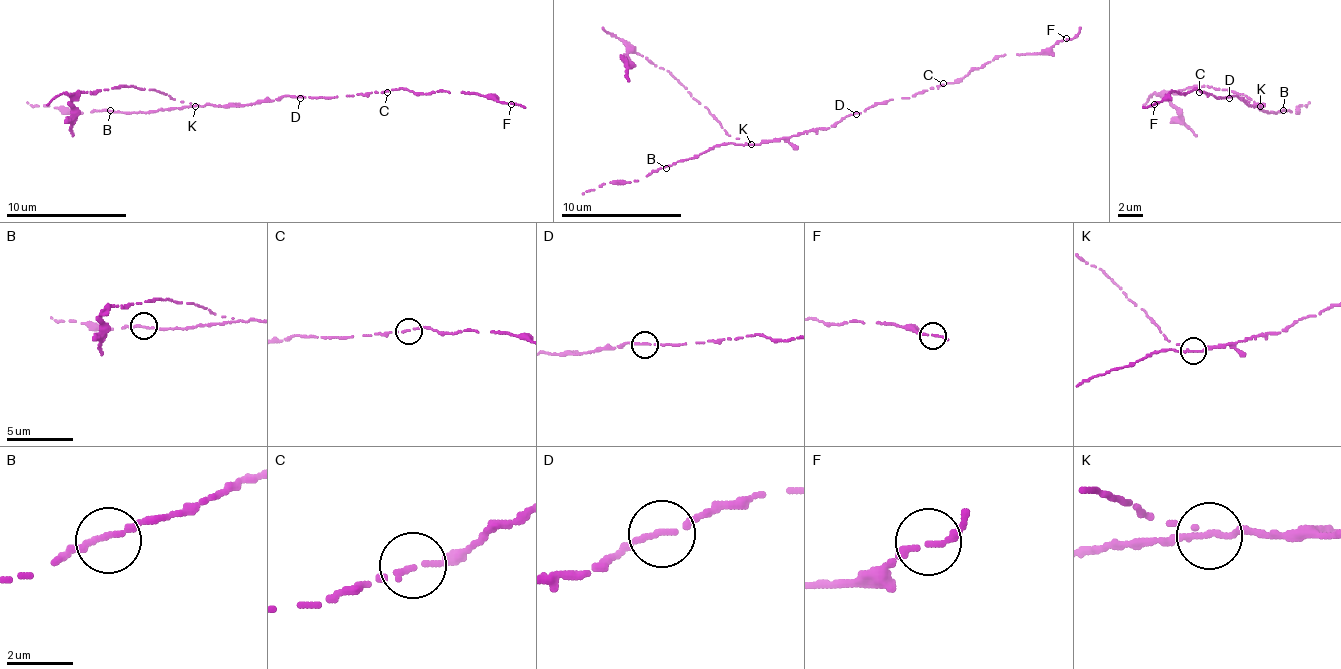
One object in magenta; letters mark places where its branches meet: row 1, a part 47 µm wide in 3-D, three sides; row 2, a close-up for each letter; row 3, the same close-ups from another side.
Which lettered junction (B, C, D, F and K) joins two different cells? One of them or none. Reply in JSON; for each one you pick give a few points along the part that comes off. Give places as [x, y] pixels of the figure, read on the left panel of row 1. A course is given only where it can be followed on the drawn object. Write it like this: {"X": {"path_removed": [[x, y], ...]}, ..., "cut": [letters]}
{"K": {"path_removed": [[195, 107], [134, 86], [83, 92], [71, 107], [71, 137]]}, "cut": ["K"]}

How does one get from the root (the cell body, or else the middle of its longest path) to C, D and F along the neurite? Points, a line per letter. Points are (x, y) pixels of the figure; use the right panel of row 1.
C: (1244, 101), (1238, 95), (1217, 98), (1199, 92)
D: (1244, 101), (1238, 95), (1229, 98)
F: (1244, 101), (1238, 95), (1217, 98), (1193, 89), (1190, 92), (1169, 92), (1163, 101), (1154, 104)

